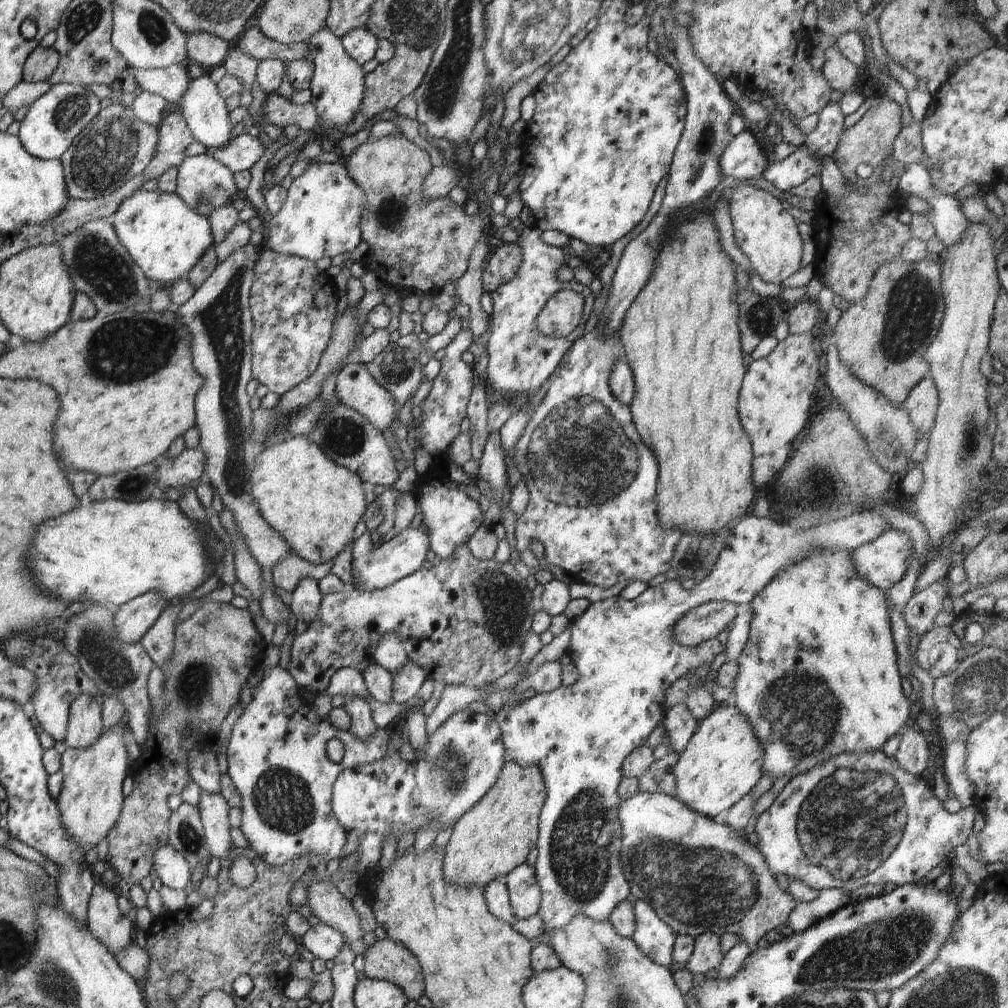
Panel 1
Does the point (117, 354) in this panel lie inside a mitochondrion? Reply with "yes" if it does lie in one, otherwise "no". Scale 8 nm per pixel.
yes

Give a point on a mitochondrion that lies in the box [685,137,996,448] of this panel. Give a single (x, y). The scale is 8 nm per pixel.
(913, 297)

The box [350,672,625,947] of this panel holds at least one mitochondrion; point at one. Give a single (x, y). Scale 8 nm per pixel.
(582, 851)

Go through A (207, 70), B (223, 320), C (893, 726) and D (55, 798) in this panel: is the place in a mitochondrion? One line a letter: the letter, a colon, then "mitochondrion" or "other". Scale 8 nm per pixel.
A: other
B: mitochondrion
C: other
D: other

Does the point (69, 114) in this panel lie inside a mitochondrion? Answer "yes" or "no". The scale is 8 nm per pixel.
yes

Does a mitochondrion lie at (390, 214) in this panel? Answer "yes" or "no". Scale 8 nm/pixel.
yes

